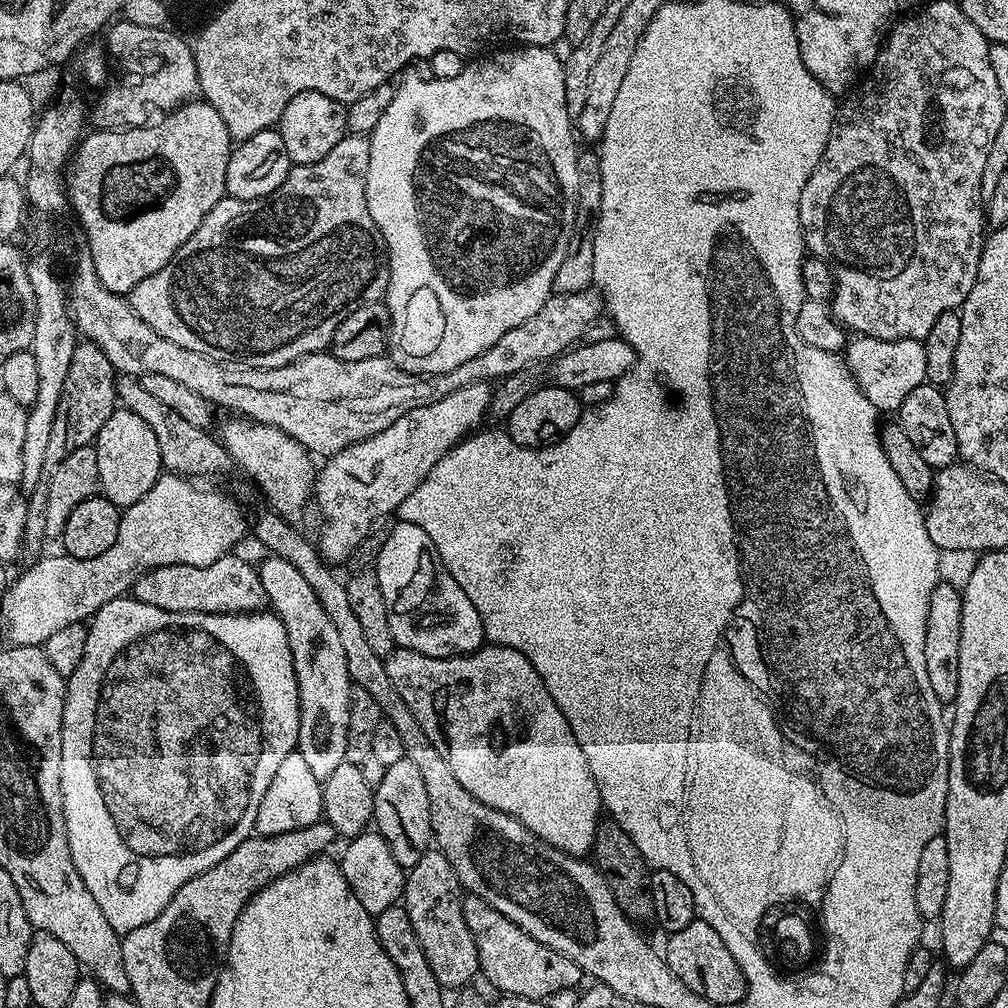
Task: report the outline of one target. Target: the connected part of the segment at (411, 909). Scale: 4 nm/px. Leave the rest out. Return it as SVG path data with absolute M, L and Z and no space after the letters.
M429 850L418 858L413 868L407 869L404 877L404 894L402 903L410 914L410 926L414 926L414 934L418 938L418 946L422 946L422 954L426 954L426 962L430 962L430 970L434 970L434 978L438 978L441 989L456 988L463 990L477 979L480 963L478 950L474 946L474 938L470 938L470 929L466 927L466 918L462 918L462 885L454 874L454 866L438 850Z

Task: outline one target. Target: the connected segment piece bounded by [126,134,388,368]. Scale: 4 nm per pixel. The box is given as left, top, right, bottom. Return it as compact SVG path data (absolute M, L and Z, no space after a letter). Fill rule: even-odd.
M345 134L342 142L313 164L297 164L289 172L286 182L276 192L271 192L269 196L263 196L257 200L239 200L230 195L225 195L202 218L202 226L190 234L190 238L150 278L142 278L138 286L134 286L132 292L127 293L126 299L131 304L132 309L162 338L170 338L170 342L178 342L178 346L186 346L186 350L198 350L198 354L206 354L215 360L225 362L247 362L255 368L277 368L286 366L295 360L301 360L304 356L309 356L315 352L323 352L331 345L334 338L334 330L347 316L358 306L366 306L383 301L388 294L388 248L384 244L382 234L376 228L374 218L370 218L370 206L366 206L366 170L370 166L370 139L368 136L353 136Z

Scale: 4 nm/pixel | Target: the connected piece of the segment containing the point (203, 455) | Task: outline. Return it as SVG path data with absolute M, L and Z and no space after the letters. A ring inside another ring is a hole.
M121 375L116 381L116 395L119 407L137 414L138 418L142 418L150 426L157 439L160 463L169 473L197 478L196 476L220 476L223 472L233 471L232 457L224 449L223 443L211 436L213 433L209 429L186 422L186 418L181 418L170 406L158 402L137 377Z

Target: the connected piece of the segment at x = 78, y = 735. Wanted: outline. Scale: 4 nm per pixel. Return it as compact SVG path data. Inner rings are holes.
M121 598L106 602L106 606L91 617L86 654L82 654L78 670L66 680L62 714L62 806L74 866L82 882L86 882L86 890L94 894L94 902L98 902L102 914L106 914L106 922L110 922L116 932L123 934L146 926L146 922L154 922L154 918L166 910L170 898L174 898L190 878L222 862L239 841L253 833L258 805L262 802L262 794L266 794L266 786L270 786L270 778L274 778L286 754L297 751L299 725L300 699L290 642L275 612L171 612L131 598Z

